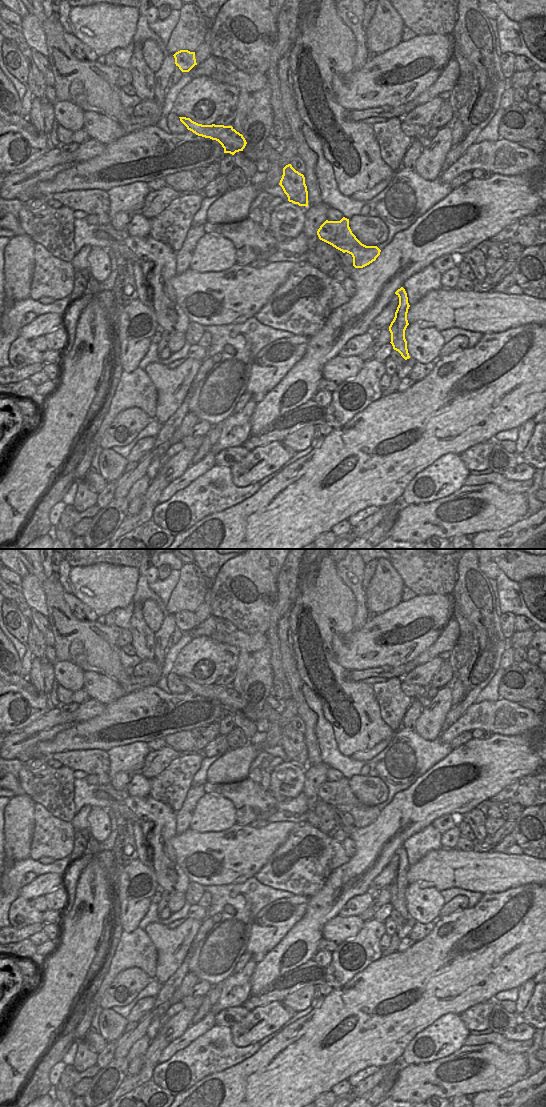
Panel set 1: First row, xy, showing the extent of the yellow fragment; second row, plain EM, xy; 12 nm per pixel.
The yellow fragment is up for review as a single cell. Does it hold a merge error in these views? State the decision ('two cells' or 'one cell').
two cells

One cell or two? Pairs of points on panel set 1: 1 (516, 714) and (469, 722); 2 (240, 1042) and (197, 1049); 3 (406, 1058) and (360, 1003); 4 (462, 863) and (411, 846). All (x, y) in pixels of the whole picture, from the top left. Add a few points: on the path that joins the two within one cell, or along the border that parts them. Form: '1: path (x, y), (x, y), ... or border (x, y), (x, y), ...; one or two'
1: path (504, 716), (481, 716); one
2: border (230, 1027), (236, 1046), (257, 1042); two
3: border (417, 1034), (405, 1047), (399, 1060); two
4: border (442, 847), (428, 851), (410, 866); two

